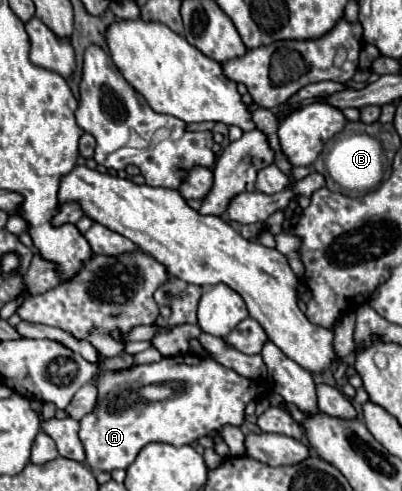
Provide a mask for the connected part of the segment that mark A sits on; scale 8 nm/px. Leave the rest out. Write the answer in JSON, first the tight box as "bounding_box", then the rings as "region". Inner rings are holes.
{"bounding_box":[80,353,268,471],"region":[[[194,353],[162,357],[158,363],[134,365],[120,371],[102,371],[98,375],[98,401],[94,411],[80,419],[80,441],[86,451],[86,465],[98,471],[126,469],[148,443],[188,445],[212,431],[220,431],[222,425],[242,425],[244,407],[248,401],[262,397],[268,385],[246,379],[236,371],[216,363],[214,359],[198,357]],[[112,379],[132,379],[130,383],[112,383]],[[170,383],[174,395],[164,401],[128,401],[128,393],[144,385]],[[122,397],[122,403],[120,403]]]}

